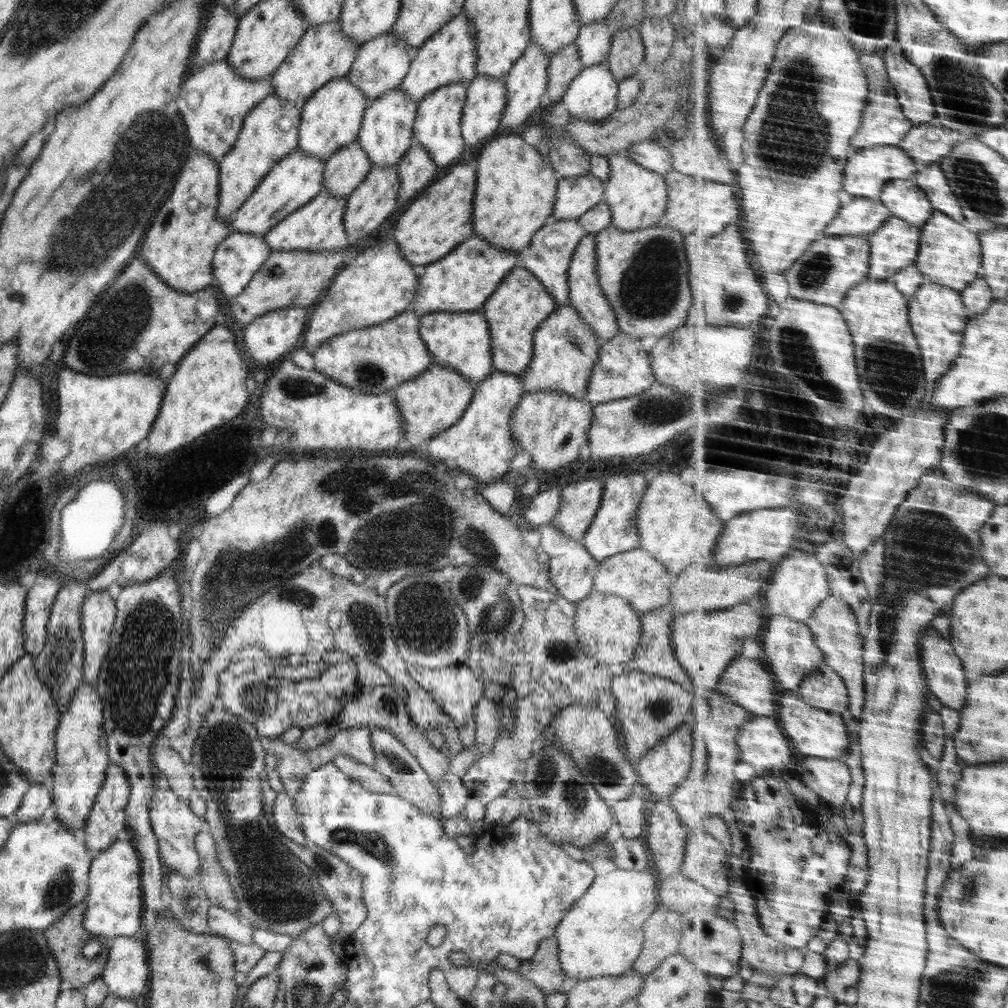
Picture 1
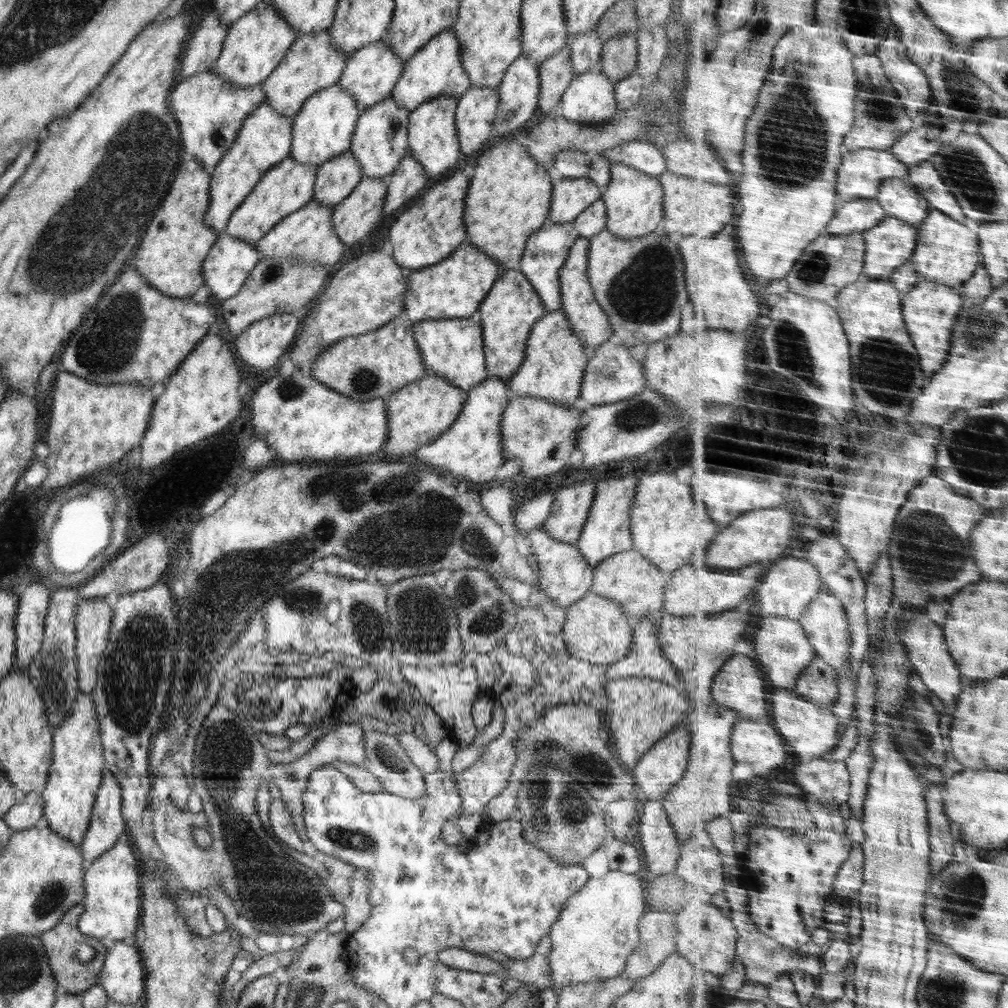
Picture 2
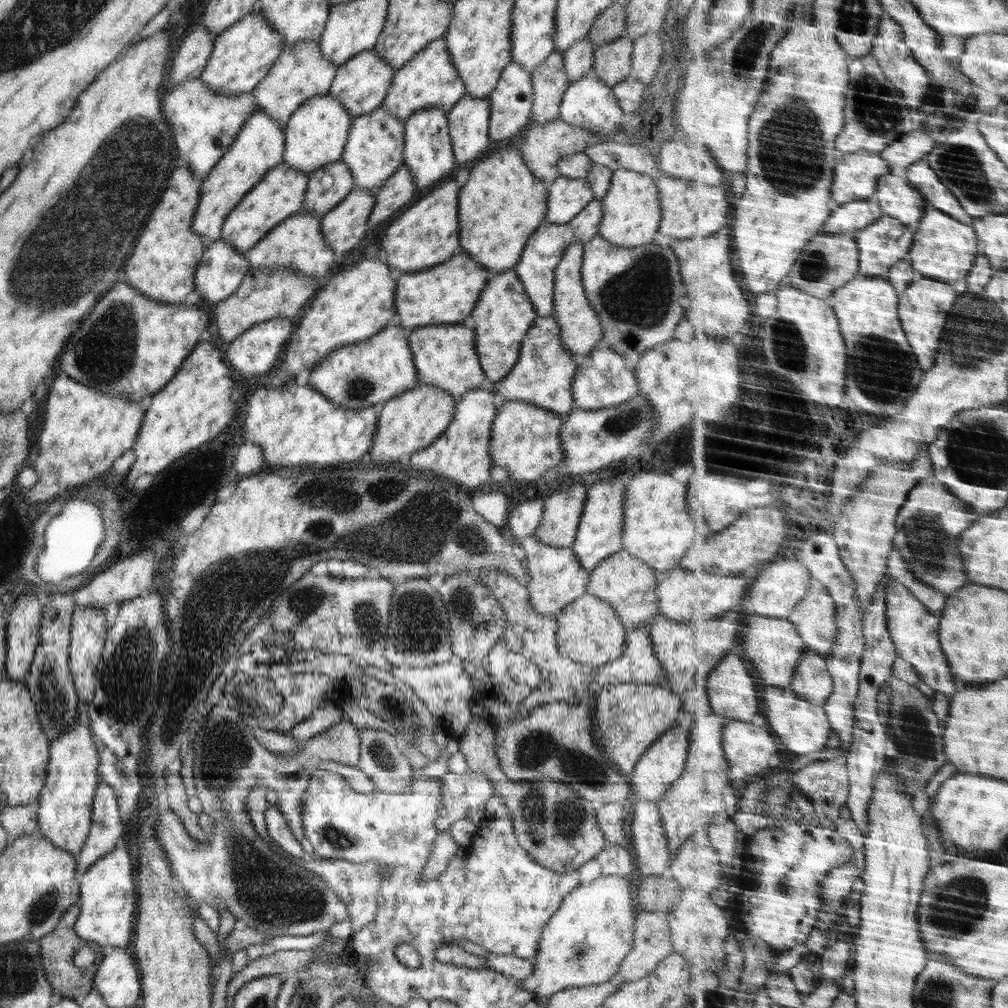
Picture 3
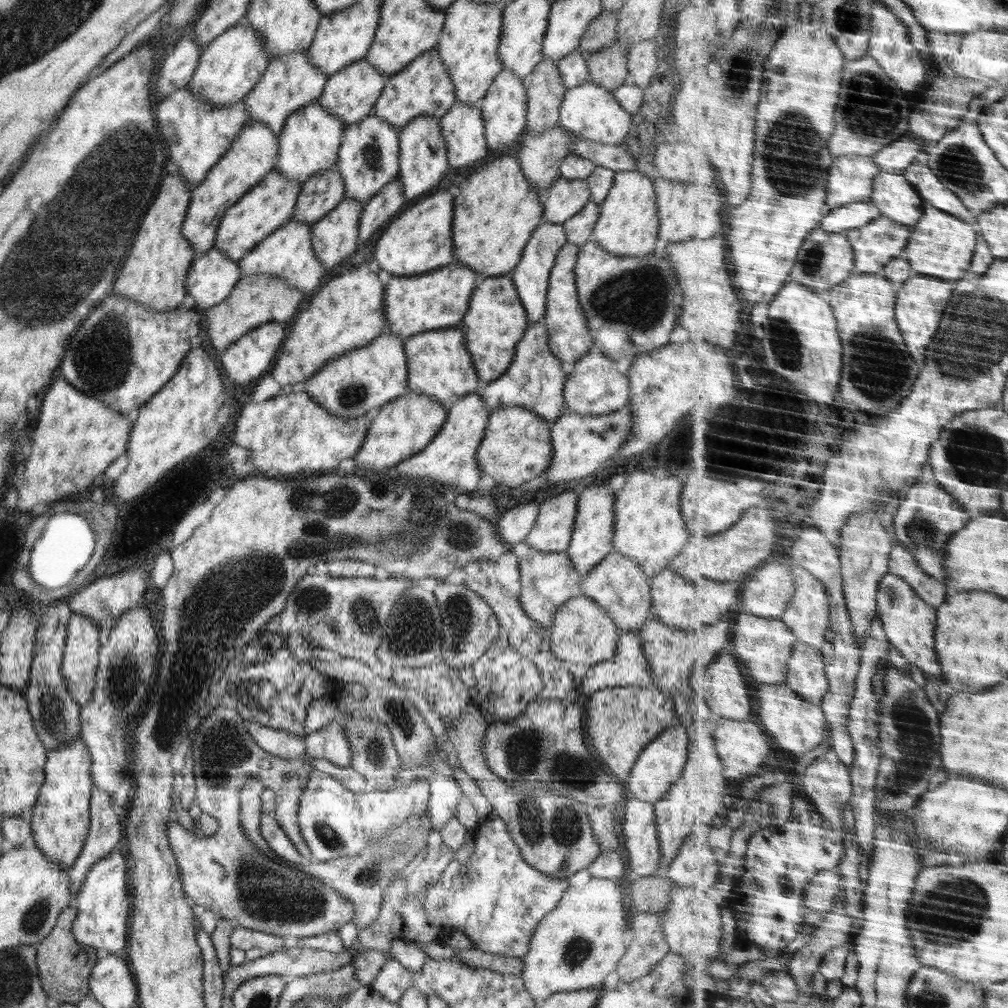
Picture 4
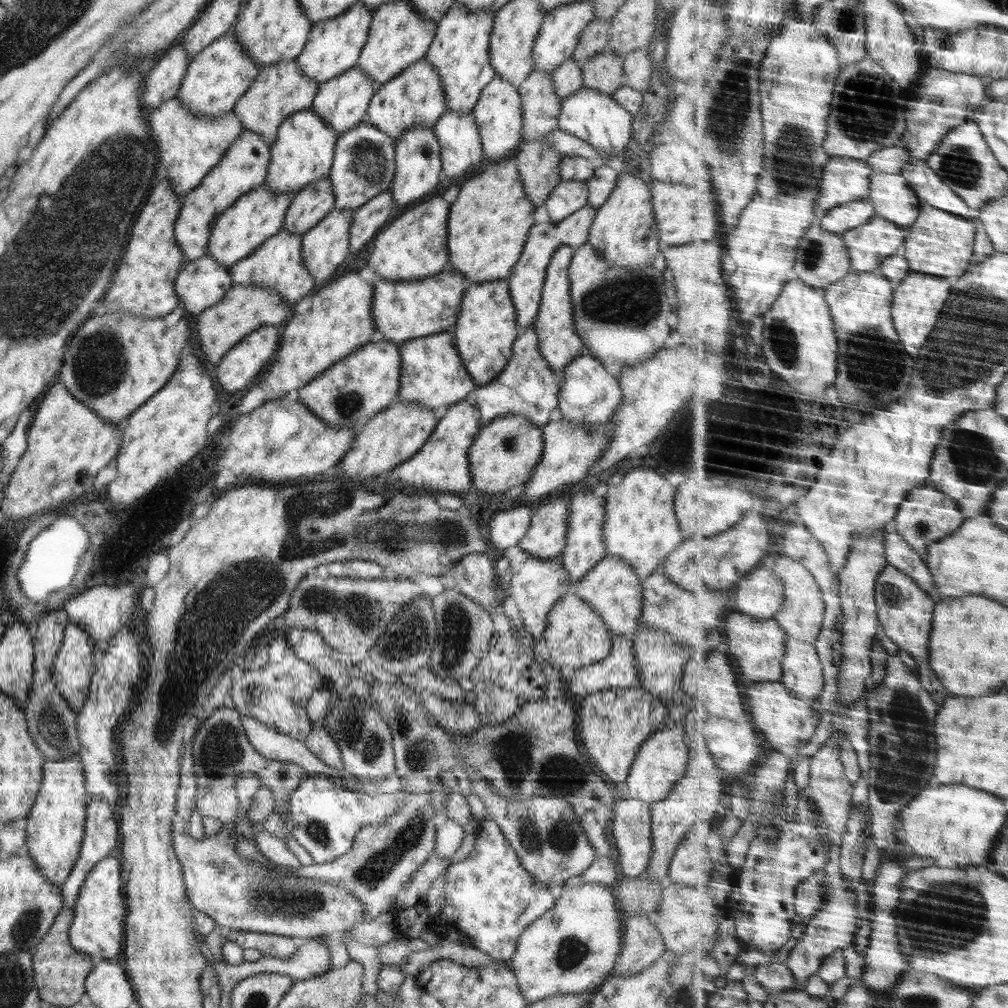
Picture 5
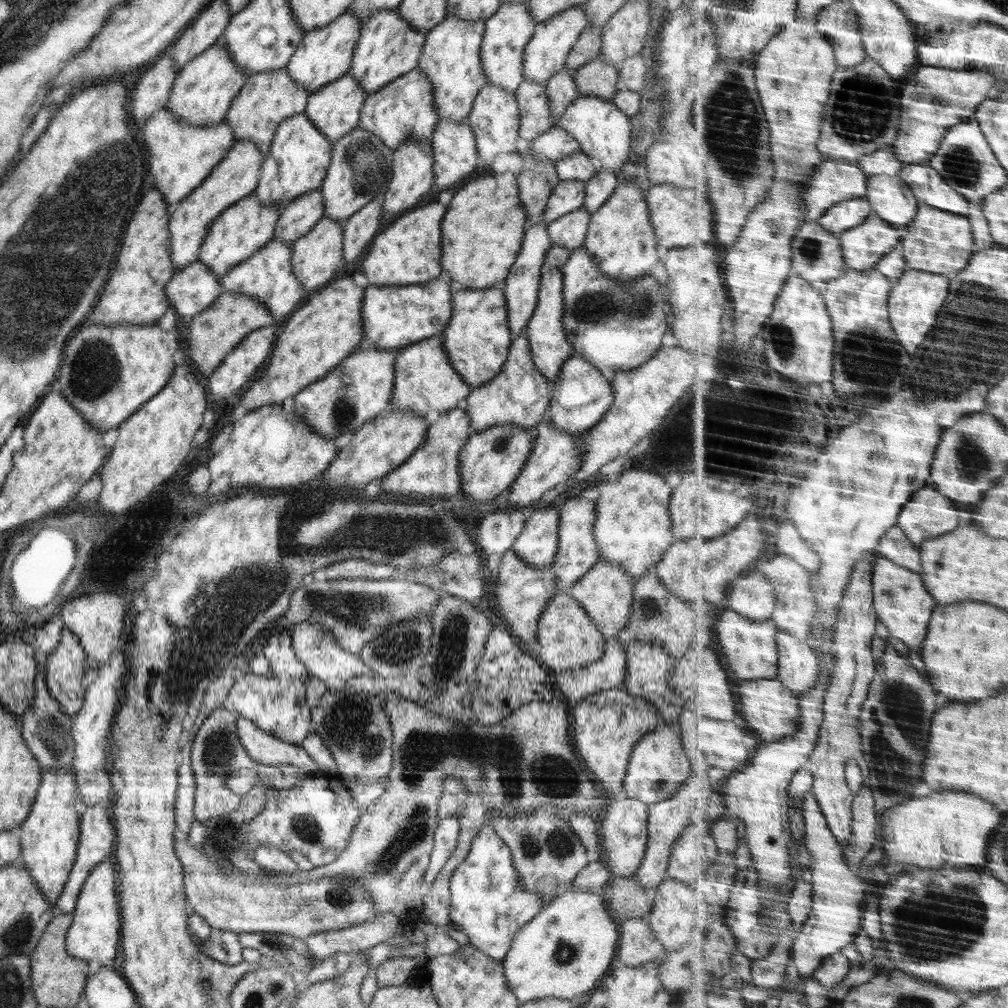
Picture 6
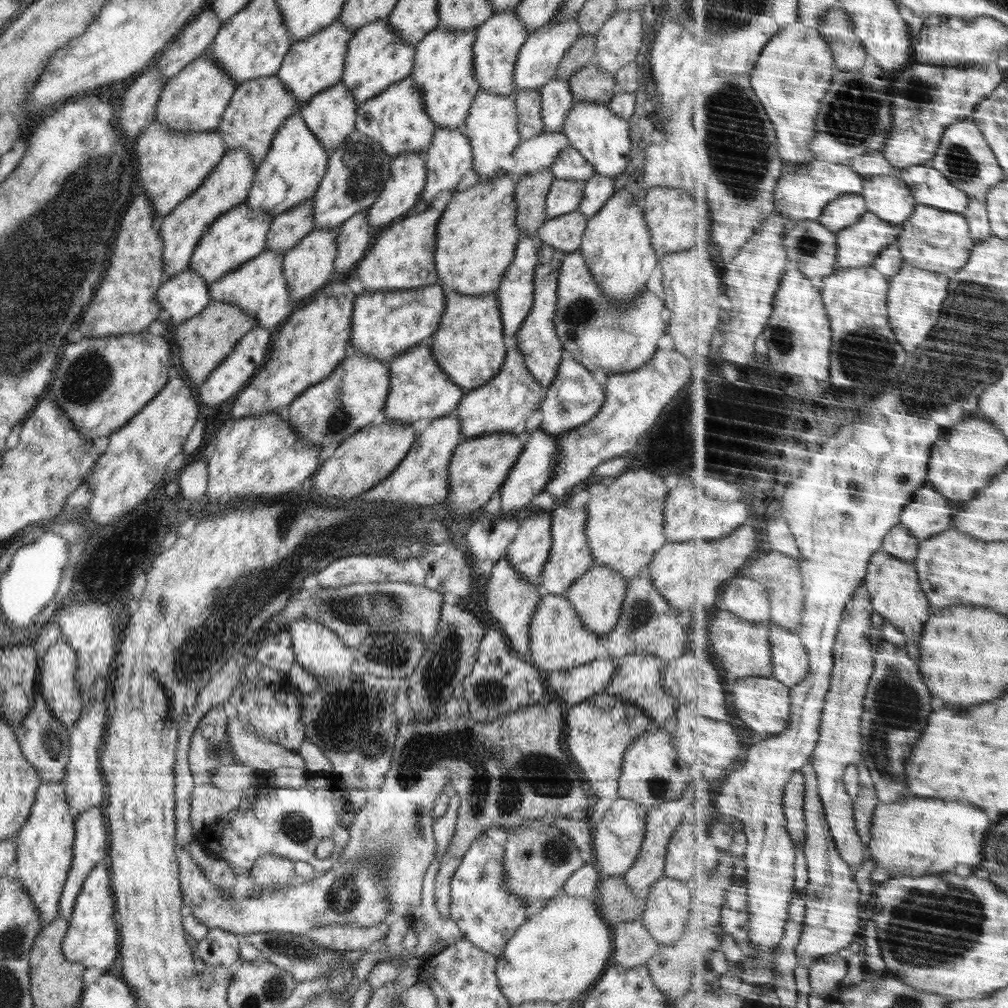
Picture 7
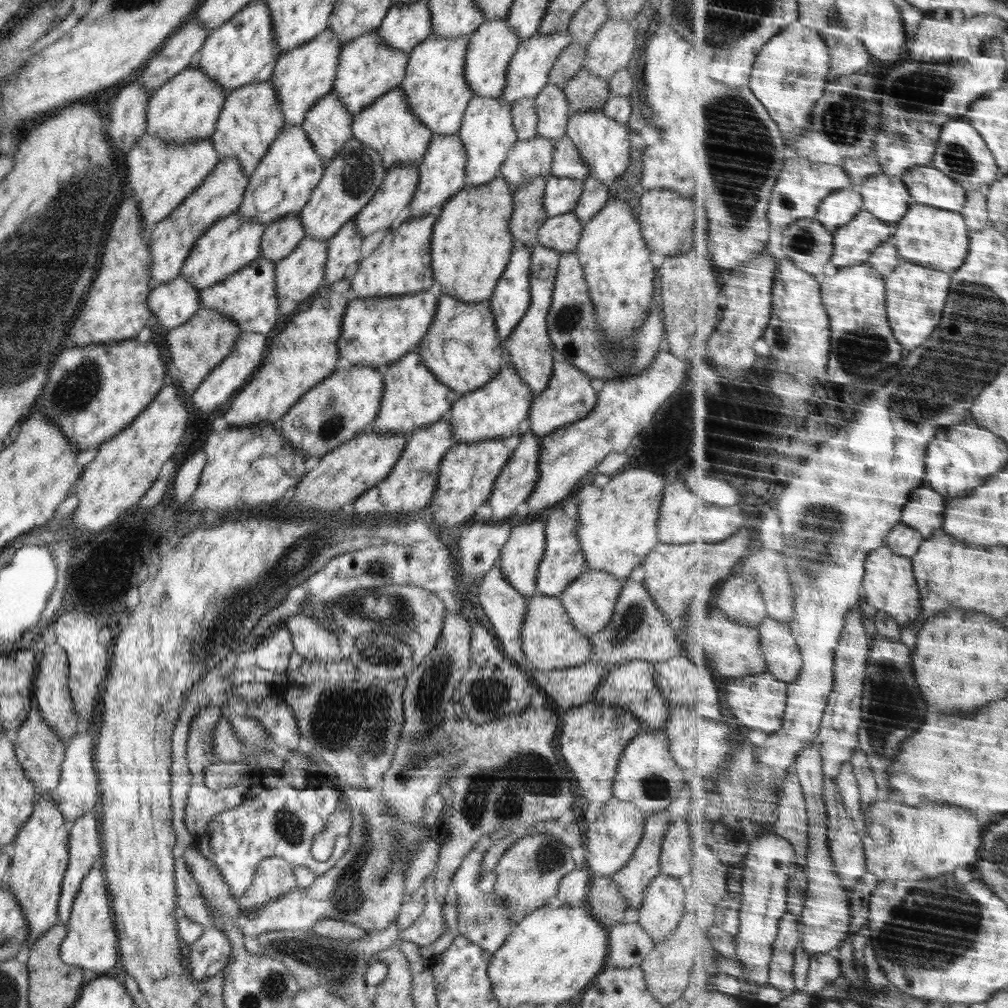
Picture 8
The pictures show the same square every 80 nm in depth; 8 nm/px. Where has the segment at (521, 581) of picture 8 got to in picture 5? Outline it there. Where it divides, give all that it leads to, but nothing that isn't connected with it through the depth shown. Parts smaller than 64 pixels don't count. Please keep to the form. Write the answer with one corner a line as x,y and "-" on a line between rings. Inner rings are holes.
564,498
540,505
517,545
536,558
559,557
565,547
568,517
569,501

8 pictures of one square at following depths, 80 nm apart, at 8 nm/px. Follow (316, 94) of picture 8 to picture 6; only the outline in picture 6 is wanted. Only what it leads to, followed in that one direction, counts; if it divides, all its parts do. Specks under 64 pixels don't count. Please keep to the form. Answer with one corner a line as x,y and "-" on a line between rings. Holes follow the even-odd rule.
347,10
330,24
306,32
285,66
287,73
312,93
342,78
349,72
352,53
359,41
363,22
364,20
360,20
353,11

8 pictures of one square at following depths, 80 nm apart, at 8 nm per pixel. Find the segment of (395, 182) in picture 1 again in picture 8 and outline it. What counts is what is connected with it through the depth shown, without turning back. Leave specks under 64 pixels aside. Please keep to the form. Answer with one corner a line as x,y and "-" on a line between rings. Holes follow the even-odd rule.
305,236
288,256
277,260
275,283
279,302
279,316
282,316
280,322
283,316
292,314
300,306
302,300
306,300
308,296
315,295
320,291
321,282
324,280
324,274
326,274
327,258
327,240

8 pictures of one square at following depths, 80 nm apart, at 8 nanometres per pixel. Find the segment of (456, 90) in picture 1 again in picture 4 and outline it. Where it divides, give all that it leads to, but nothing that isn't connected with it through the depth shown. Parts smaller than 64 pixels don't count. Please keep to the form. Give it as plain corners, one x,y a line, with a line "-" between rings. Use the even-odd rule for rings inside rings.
417,116
406,123
399,131
400,136
400,170
399,180
404,188
406,202
416,202
418,196
428,194
438,185
442,177
450,171
448,150
442,136
439,118
435,116

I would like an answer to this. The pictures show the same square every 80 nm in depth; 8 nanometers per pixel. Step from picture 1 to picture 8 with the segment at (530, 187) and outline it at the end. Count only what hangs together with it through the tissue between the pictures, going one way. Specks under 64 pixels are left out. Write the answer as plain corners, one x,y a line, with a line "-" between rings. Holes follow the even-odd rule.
501,176
478,187
465,185
442,205
431,238
432,268
438,292
472,304
489,300
516,247
509,231
512,213
513,189

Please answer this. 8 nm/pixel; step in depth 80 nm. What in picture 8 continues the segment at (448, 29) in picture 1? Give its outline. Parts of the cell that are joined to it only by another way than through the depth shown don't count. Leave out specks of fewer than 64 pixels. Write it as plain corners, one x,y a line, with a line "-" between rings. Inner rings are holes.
400,84
356,113
351,124
354,138
378,152
387,170
406,163
414,163
418,167
433,136
413,113
408,101

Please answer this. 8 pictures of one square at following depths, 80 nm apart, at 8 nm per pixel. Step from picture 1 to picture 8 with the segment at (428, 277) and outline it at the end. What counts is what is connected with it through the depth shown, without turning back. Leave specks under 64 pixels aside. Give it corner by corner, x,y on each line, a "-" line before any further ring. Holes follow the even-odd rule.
433,288
418,294
355,298
345,308
341,335
337,347
350,364
384,369
406,353
416,350
419,340
428,332
434,318
438,290

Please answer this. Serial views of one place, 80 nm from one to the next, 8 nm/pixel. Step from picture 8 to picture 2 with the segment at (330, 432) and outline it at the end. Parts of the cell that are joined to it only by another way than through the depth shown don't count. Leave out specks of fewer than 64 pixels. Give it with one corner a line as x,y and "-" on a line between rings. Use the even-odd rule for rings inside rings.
390,321
372,332
330,344
313,362
311,376
352,400
387,398
407,384
424,378
428,368
424,366
412,327
393,331
393,326

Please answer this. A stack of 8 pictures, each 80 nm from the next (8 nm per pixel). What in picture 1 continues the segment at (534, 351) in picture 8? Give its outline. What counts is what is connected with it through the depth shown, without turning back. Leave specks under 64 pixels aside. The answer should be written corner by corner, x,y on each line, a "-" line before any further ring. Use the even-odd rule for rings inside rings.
586,233
574,249
570,268
568,268
569,305
573,306
583,321
593,330
597,340
605,342
619,333
618,323
609,300
605,298
598,284
598,262
596,256
596,239
595,234

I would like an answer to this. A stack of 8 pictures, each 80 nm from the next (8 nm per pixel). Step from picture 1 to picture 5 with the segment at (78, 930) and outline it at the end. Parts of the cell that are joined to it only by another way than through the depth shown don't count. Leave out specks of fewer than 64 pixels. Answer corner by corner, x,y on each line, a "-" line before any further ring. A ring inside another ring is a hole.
62,908
33,954
34,984
39,997
43,1002
60,1007
71,1007
79,1002
81,996
86,993
86,977
93,969
92,956
74,950
69,941
73,916
73,909

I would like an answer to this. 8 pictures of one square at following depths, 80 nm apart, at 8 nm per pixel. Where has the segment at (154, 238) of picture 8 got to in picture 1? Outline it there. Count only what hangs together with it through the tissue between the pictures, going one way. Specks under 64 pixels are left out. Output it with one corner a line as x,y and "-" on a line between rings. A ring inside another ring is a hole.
275,92
246,115
236,143
219,163
220,206
217,217
220,220
231,220
274,164
296,150
300,142
300,117
301,108
296,108
287,100
281,100

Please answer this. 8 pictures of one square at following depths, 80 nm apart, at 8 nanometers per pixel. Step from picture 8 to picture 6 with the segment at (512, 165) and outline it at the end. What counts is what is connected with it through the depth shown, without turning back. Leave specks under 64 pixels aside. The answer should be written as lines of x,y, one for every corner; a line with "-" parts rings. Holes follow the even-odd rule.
557,126
534,138
529,150
534,155
534,159
552,161
552,163
574,152
580,152
580,154
584,152
574,137

